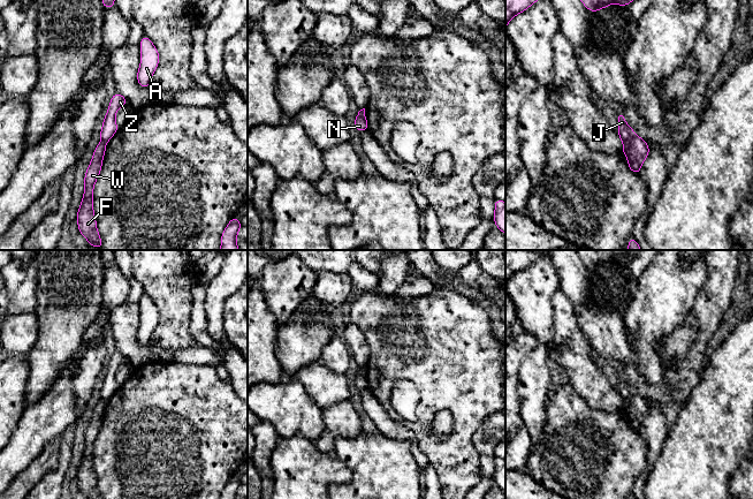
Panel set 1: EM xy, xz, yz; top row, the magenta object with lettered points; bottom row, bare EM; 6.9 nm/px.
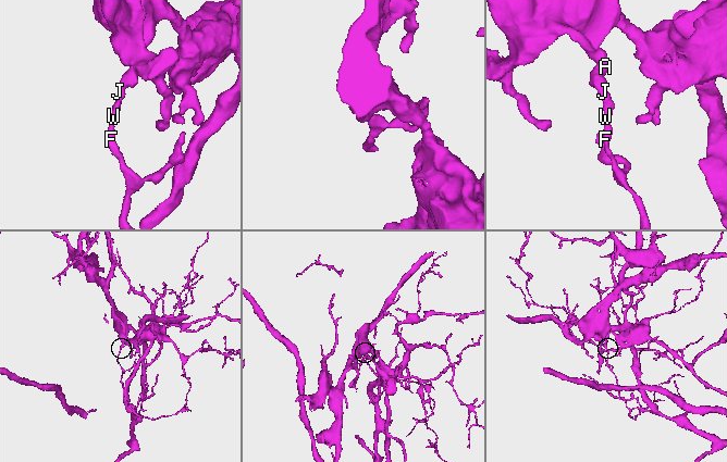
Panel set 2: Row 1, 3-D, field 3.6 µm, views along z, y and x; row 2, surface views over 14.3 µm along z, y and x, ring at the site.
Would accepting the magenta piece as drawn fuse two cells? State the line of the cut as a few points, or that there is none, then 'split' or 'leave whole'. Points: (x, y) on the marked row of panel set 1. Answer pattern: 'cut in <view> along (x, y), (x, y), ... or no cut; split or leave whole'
cut in yz along (634, 135), (624, 143); split

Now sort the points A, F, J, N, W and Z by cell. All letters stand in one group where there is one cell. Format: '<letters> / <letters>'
A J Z / F N W

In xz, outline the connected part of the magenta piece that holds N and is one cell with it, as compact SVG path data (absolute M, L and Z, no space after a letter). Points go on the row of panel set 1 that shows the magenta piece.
M359 111L356 119L355 119L355 127L359 133L363 133L364 130L368 129L368 123L366 121L366 118L362 114Z

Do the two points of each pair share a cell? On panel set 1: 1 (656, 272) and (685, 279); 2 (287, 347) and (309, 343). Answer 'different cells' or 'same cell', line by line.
1: same cell
2: same cell

